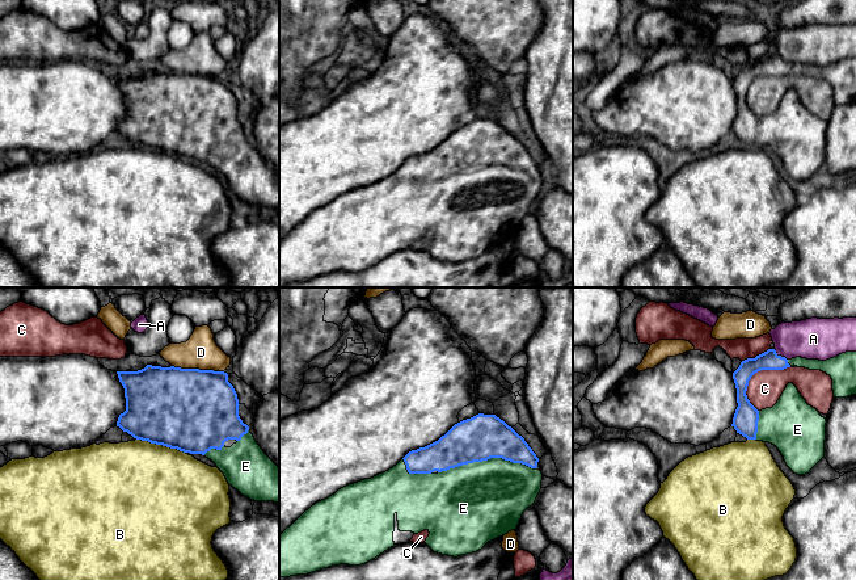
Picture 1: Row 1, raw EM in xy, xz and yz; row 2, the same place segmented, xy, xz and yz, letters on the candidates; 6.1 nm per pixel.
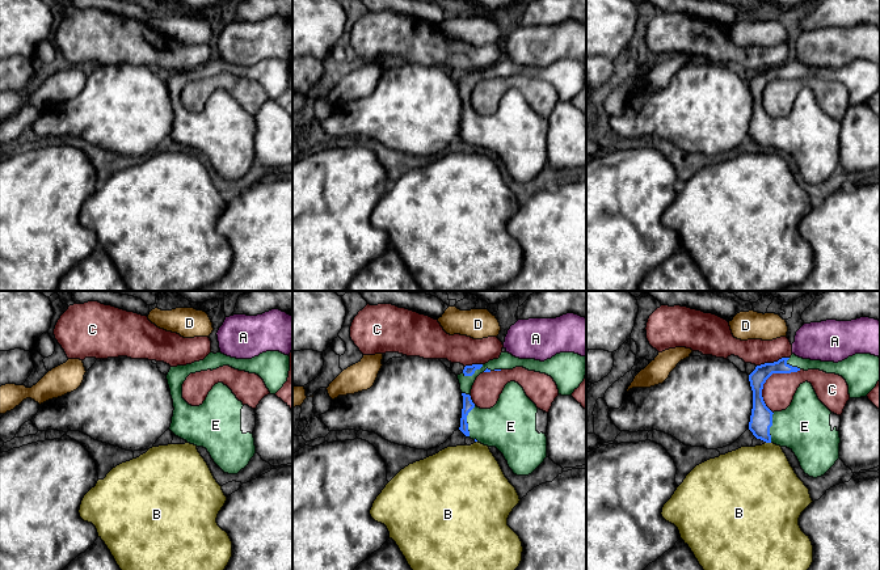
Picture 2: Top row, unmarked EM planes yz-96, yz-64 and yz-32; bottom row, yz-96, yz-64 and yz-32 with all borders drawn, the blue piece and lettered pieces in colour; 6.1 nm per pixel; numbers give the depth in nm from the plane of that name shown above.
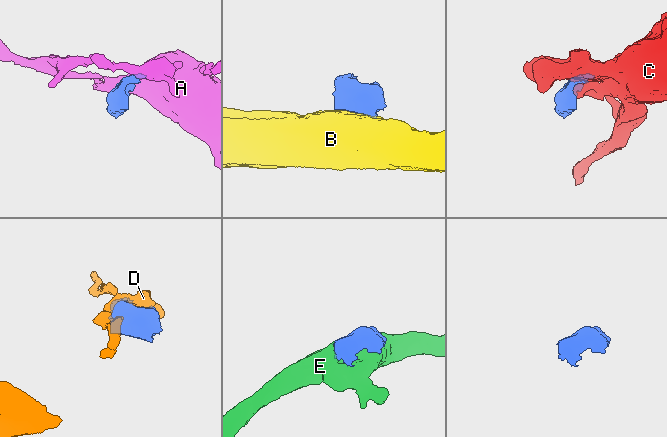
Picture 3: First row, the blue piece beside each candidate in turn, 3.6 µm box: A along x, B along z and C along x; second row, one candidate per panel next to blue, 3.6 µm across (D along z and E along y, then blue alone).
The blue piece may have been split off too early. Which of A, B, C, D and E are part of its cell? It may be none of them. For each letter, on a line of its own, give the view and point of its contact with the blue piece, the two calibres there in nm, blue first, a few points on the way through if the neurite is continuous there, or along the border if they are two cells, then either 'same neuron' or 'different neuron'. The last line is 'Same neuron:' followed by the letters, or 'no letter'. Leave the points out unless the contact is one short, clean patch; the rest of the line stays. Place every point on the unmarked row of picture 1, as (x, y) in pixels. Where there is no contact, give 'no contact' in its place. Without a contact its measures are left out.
A: contact yz (780, 62); calibres 120 and 260 nm; border yz (774, 55), (787, 66); different neuron
B: contact xy (161, 150); calibres 500 and 480 nm; different neuron
C: contact yz (754, 79); calibres 120 and 220 nm; border yz (791, 72), (758, 76), (751, 83), (746, 104), (758, 117); different neuron
D: contact xy (198, 75); calibres 500 and 220 nm; border xy (172, 71), (223, 78); different neuron
E: contact xz (485, 165); calibres 280 and 480 nm; same neuron
Same neuron: E

